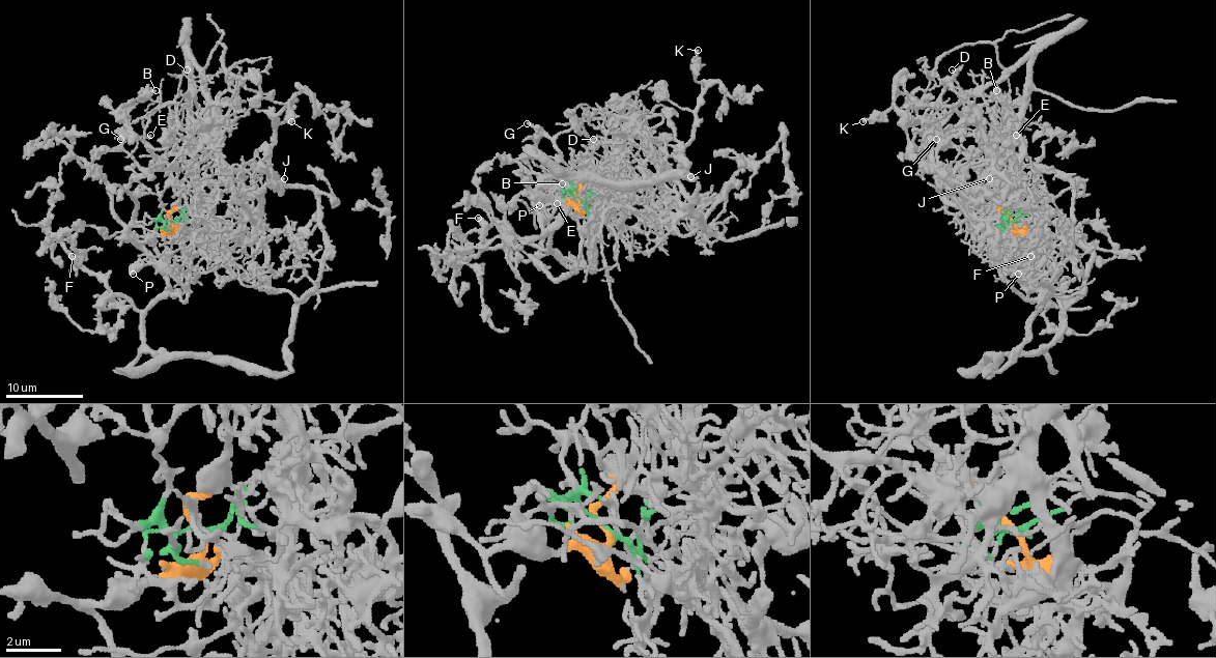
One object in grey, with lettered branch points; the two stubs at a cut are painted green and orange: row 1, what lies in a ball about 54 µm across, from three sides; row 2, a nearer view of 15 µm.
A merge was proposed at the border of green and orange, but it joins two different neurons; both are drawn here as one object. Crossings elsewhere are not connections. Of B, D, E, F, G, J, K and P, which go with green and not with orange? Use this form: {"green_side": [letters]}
{"green_side": ["D", "E"]}

